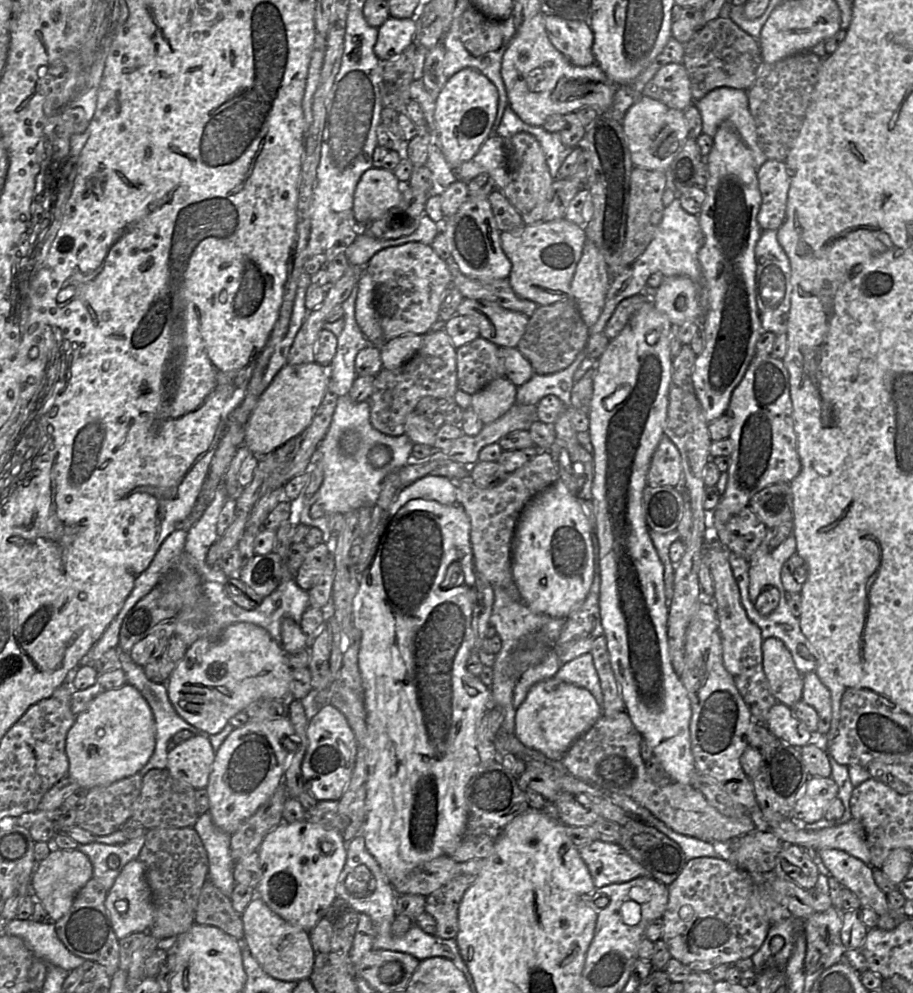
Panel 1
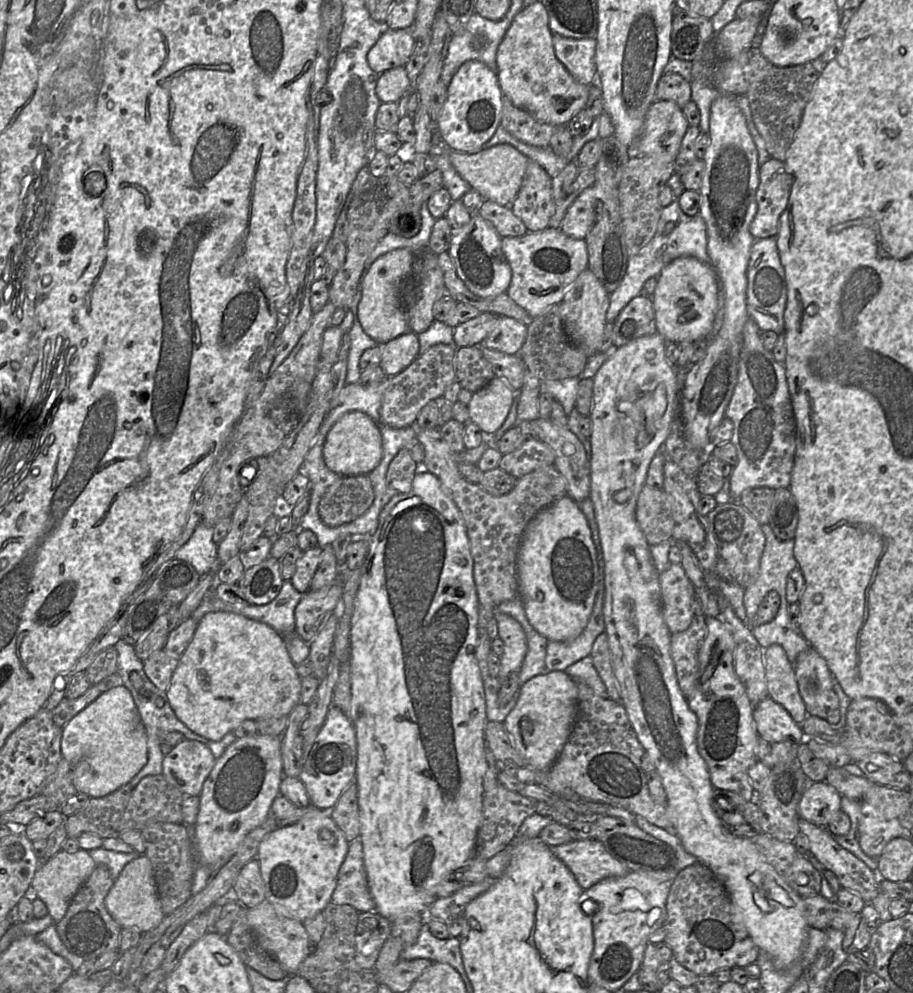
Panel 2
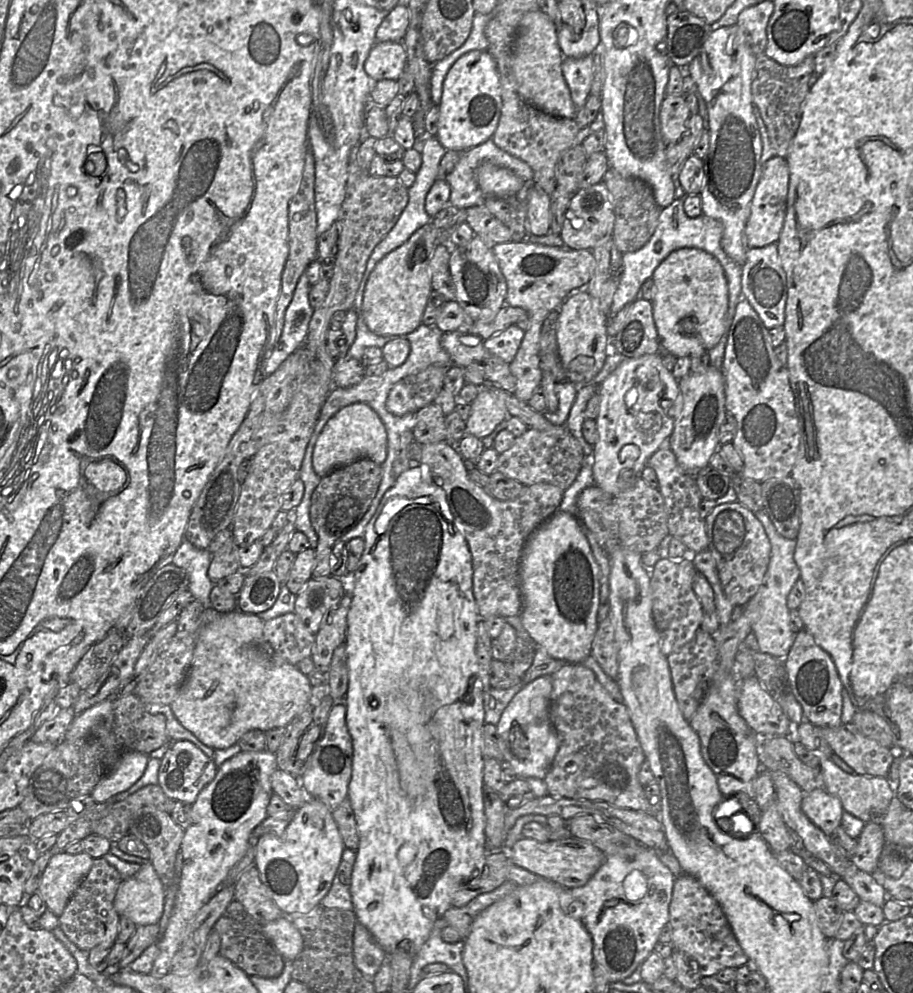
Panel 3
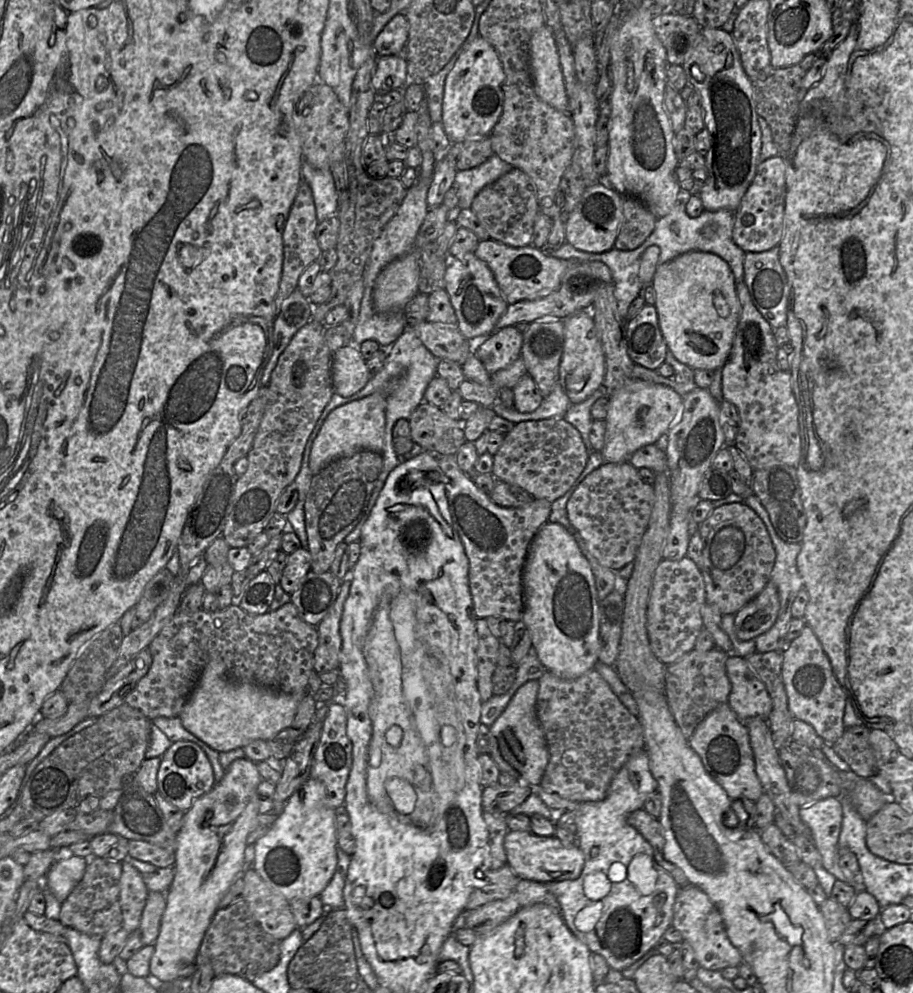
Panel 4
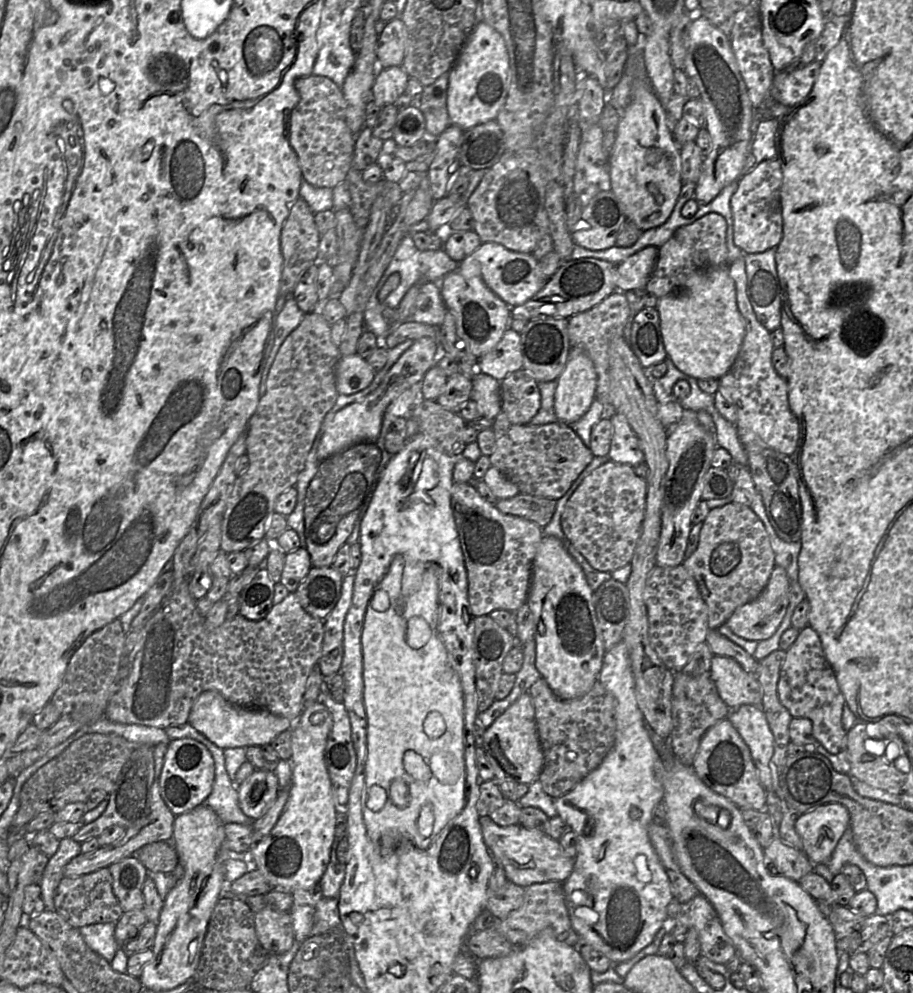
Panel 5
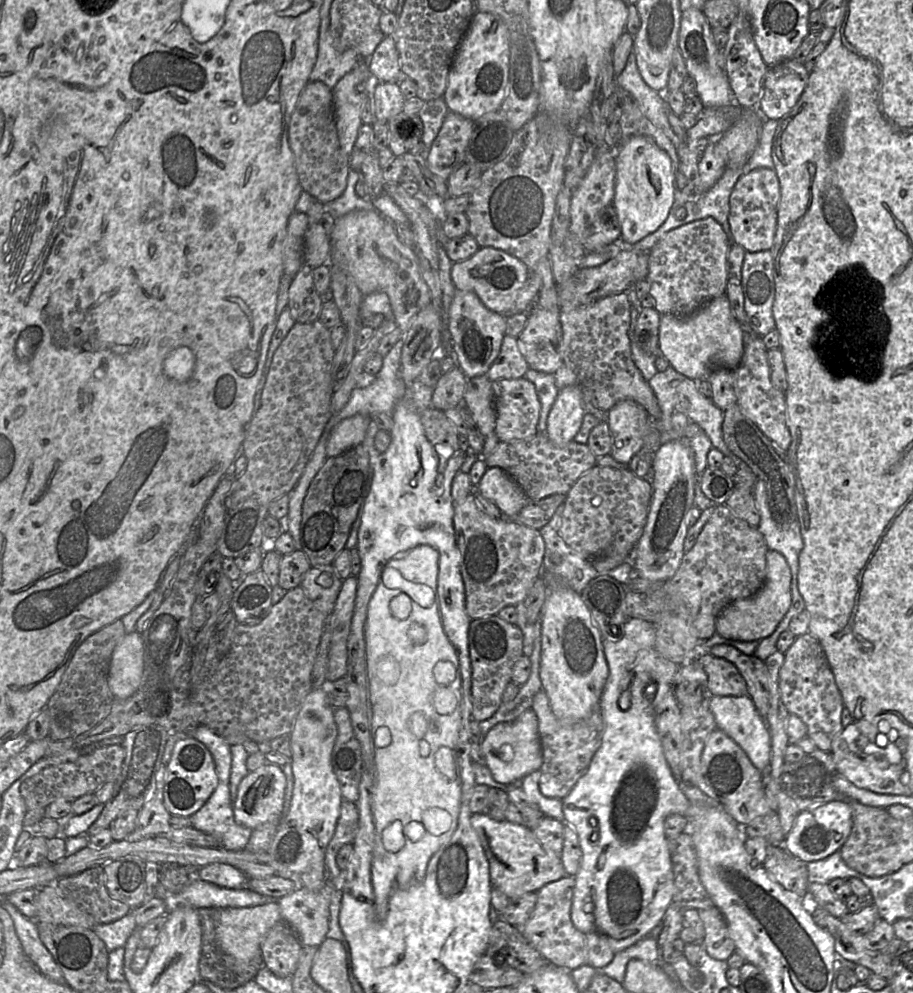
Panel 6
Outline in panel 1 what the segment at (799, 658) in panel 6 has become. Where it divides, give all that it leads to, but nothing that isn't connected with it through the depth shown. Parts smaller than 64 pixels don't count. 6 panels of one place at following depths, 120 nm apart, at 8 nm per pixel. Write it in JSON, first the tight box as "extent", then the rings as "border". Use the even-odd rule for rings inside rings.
{"extent":[802,672,832,735],"border":[[[815,672],[803,675],[802,699],[813,707],[819,716],[817,733],[814,735],[826,735],[829,732],[832,720],[831,694]]]}

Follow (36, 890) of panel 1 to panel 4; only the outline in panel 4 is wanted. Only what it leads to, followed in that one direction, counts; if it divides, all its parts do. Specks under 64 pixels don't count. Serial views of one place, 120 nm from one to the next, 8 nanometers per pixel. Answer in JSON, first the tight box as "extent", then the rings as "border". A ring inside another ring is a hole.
{"extent":[46,855,87,903],"border":[[[75,855],[59,859],[46,875],[46,885],[58,901],[63,903],[82,879],[87,860]]]}

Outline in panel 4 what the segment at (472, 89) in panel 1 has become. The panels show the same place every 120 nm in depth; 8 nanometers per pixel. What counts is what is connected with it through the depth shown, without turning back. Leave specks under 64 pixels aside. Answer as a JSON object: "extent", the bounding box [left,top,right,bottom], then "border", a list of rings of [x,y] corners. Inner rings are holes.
{"extent":[442,36,505,143],"border":[[[481,36],[459,55],[444,84],[442,125],[451,143],[489,135],[502,114],[505,74],[495,48]]]}

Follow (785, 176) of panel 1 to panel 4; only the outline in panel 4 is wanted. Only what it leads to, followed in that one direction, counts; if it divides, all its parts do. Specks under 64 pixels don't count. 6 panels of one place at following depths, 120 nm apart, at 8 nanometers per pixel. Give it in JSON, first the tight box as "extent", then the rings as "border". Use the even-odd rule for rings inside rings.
{"extent":[733,156,786,252],"border":[[[774,156],[758,164],[755,177],[734,213],[733,242],[746,252],[763,252],[779,245],[783,236],[786,197],[785,160]]]}

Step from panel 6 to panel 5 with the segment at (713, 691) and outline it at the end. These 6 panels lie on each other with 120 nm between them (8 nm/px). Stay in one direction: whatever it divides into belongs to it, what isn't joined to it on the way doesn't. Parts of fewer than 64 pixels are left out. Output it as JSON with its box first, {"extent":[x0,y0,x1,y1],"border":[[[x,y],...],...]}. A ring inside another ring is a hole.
{"extent":[710,655,762,709],"border":[[[714,655],[710,675],[730,709],[747,704],[761,706],[762,687],[757,675],[745,671],[735,659]]]}

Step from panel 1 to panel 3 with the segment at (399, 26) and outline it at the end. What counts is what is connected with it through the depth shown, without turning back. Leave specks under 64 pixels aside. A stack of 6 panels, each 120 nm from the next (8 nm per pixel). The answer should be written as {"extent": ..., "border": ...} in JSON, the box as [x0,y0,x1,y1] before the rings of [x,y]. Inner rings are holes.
{"extent":[364,42,407,81],"border":[[[376,42],[364,64],[375,81],[398,80],[407,67],[407,52],[402,42]]]}

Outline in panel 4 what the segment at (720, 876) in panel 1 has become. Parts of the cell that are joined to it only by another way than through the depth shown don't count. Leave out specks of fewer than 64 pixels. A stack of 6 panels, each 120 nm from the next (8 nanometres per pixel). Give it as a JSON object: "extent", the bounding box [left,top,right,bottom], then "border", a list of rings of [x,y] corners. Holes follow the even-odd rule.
{"extent":[671,884,743,971],"border":[[[689,884],[679,889],[674,903],[671,926],[680,932],[684,941],[691,945],[700,967],[721,971],[727,967],[739,967],[743,962],[740,951],[728,938],[719,910],[699,887]]]}

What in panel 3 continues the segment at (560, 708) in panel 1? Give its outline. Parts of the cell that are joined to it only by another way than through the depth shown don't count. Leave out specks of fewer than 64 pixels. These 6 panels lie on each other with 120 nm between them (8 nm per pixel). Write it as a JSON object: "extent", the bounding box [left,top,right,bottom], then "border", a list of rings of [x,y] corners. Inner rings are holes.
{"extent":[496,675,559,779],"border":[[[551,675],[536,678],[512,698],[496,725],[502,743],[503,762],[511,765],[519,778],[544,779],[557,754],[559,739],[549,718],[551,692]]]}

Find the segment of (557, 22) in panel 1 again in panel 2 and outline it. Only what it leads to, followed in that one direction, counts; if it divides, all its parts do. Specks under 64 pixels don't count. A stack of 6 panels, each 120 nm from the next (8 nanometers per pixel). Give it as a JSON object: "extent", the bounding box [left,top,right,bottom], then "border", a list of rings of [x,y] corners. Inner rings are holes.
{"extent":[552,34,597,86],"border":[[[553,34],[552,43],[557,59],[576,81],[588,86],[595,82],[597,79],[595,38],[575,39]]]}

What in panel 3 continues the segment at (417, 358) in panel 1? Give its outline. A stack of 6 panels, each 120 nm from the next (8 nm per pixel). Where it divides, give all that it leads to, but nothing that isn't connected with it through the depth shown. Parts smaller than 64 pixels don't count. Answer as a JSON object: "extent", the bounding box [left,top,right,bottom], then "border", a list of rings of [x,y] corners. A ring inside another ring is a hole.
{"extent":[386,365,448,416],"border":[[[431,365],[425,370],[398,381],[390,390],[386,409],[395,416],[415,413],[434,399],[443,389],[448,368]]]}

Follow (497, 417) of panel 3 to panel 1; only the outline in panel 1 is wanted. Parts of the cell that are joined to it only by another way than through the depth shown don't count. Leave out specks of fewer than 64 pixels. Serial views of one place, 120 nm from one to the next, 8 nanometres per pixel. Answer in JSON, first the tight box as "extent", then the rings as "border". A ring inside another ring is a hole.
{"extent":[471,378,517,425],"border":[[[507,378],[492,381],[471,395],[471,409],[486,425],[504,415],[516,403],[517,387]]]}

